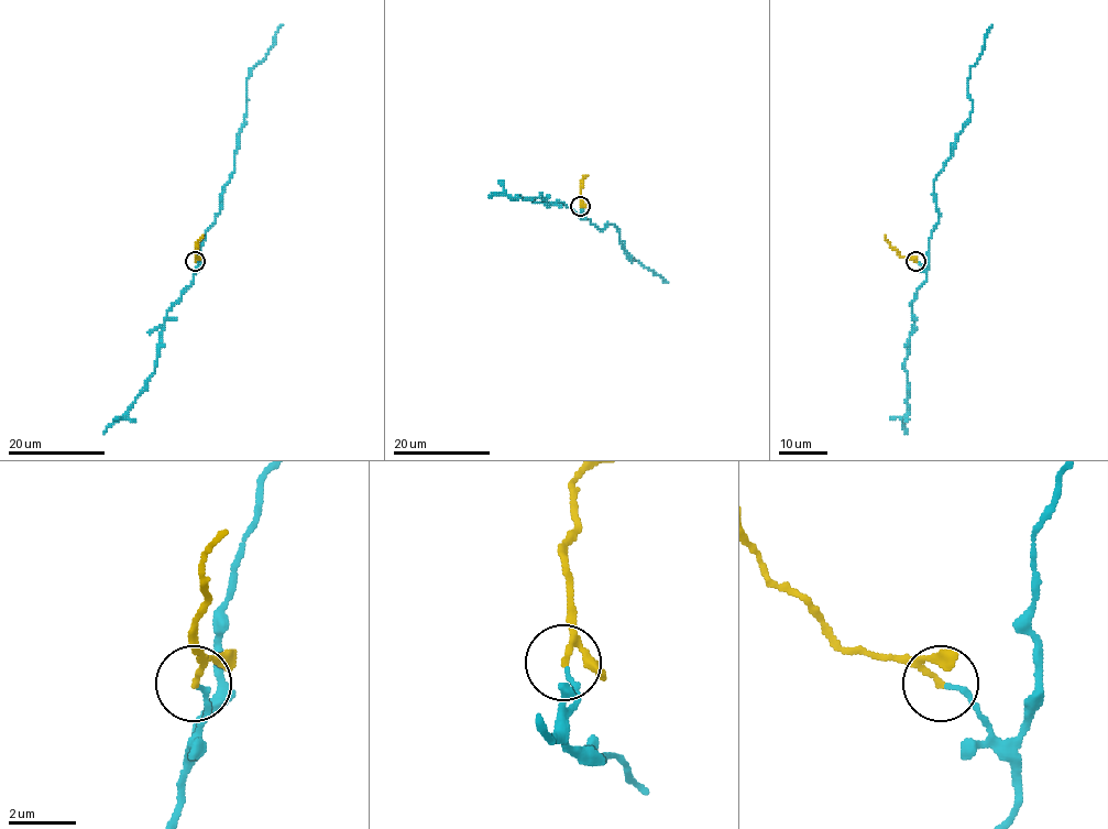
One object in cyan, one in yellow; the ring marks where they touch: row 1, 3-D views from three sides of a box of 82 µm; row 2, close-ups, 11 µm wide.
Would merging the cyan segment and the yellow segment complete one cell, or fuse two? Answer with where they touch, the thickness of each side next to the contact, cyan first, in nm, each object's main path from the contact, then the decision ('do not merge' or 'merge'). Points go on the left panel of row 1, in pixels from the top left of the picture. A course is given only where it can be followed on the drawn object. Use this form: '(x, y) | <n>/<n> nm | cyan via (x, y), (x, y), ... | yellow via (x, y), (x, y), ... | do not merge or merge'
(195, 261) | 130/110 nm | cyan via (196, 261), (196, 270), (206, 230), (220, 210), (222, 188), (234, 167), (245, 79), (282, 25) | yellow via (195, 261), (196, 246), (203, 236) | merge

